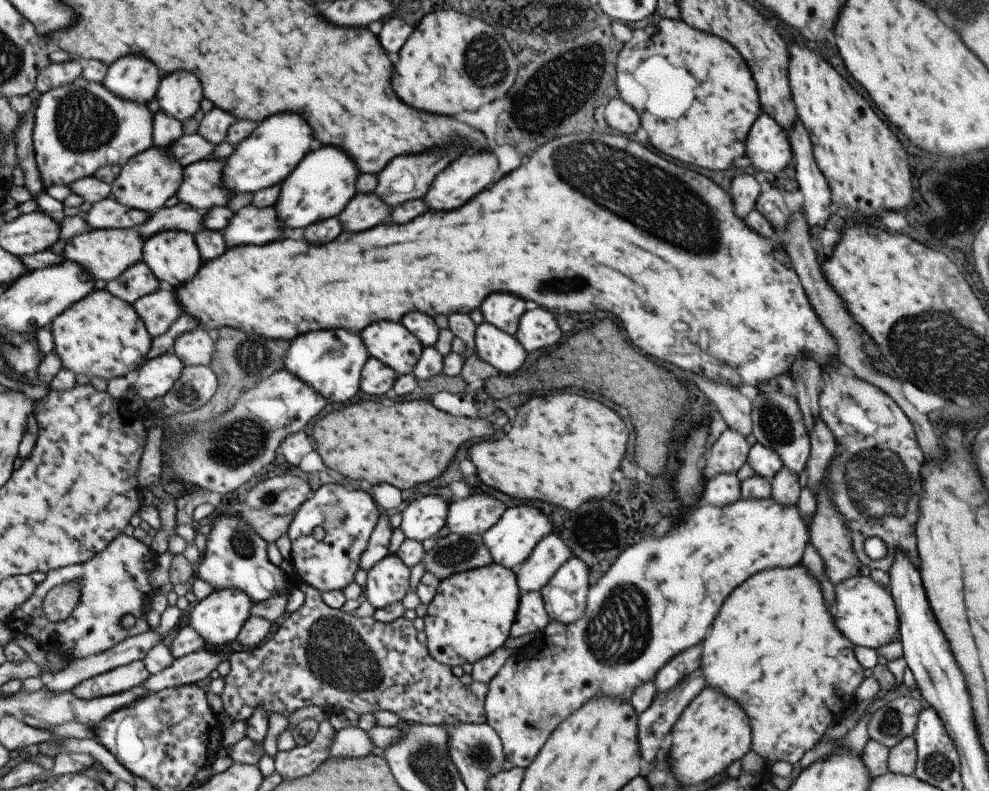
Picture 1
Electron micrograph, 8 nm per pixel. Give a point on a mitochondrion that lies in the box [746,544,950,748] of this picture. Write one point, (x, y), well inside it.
(892, 723)

